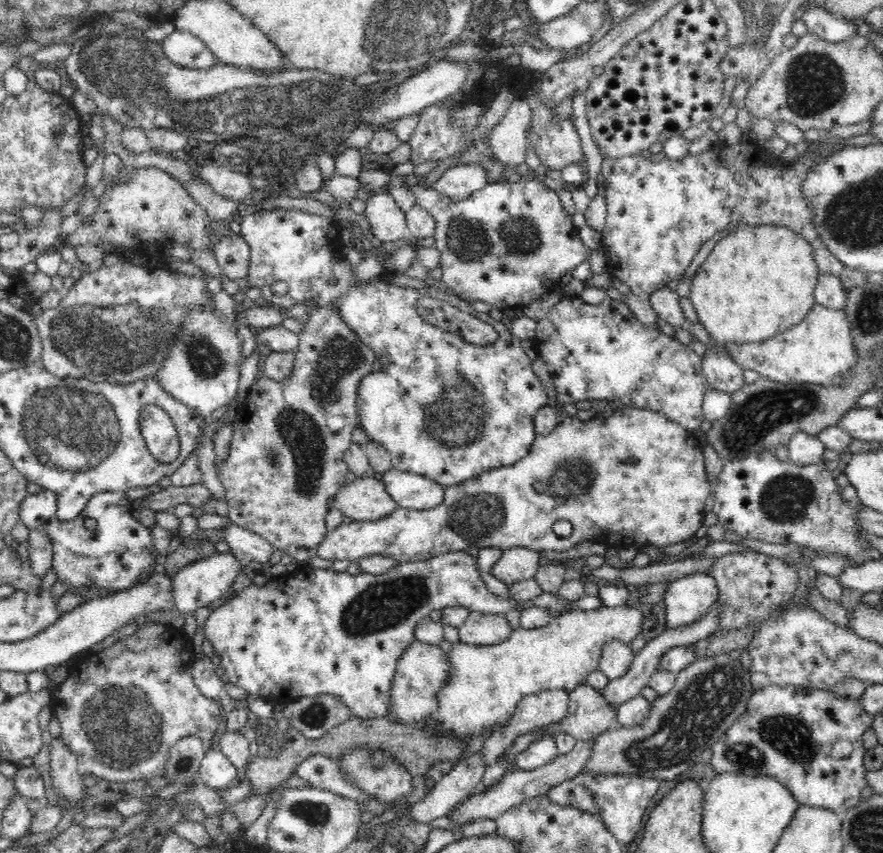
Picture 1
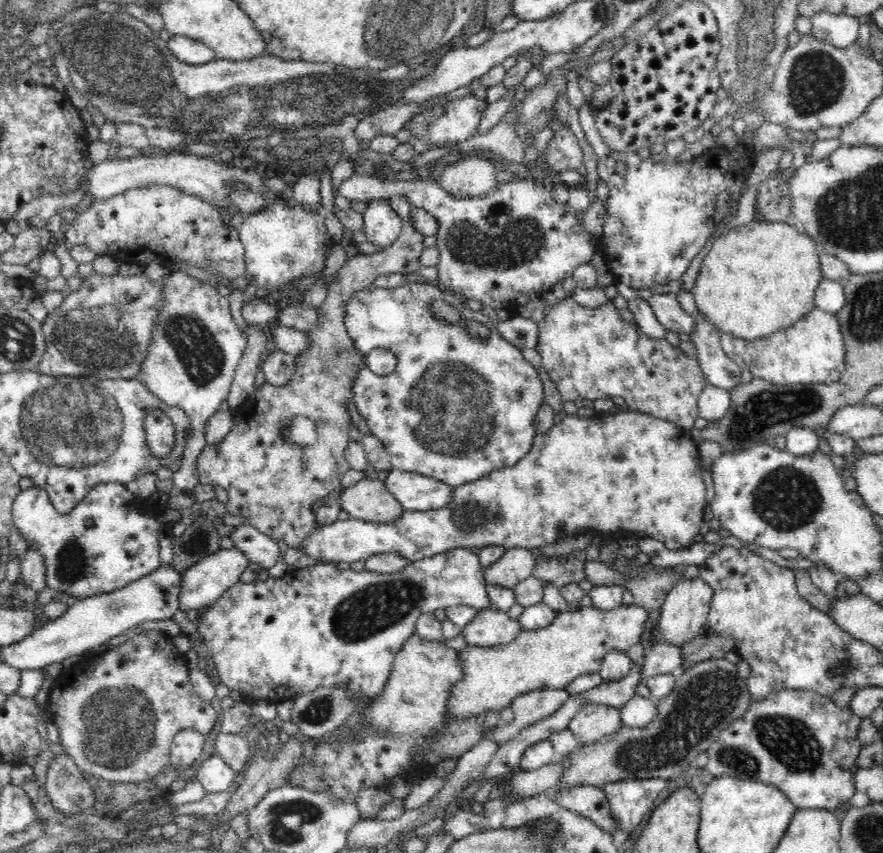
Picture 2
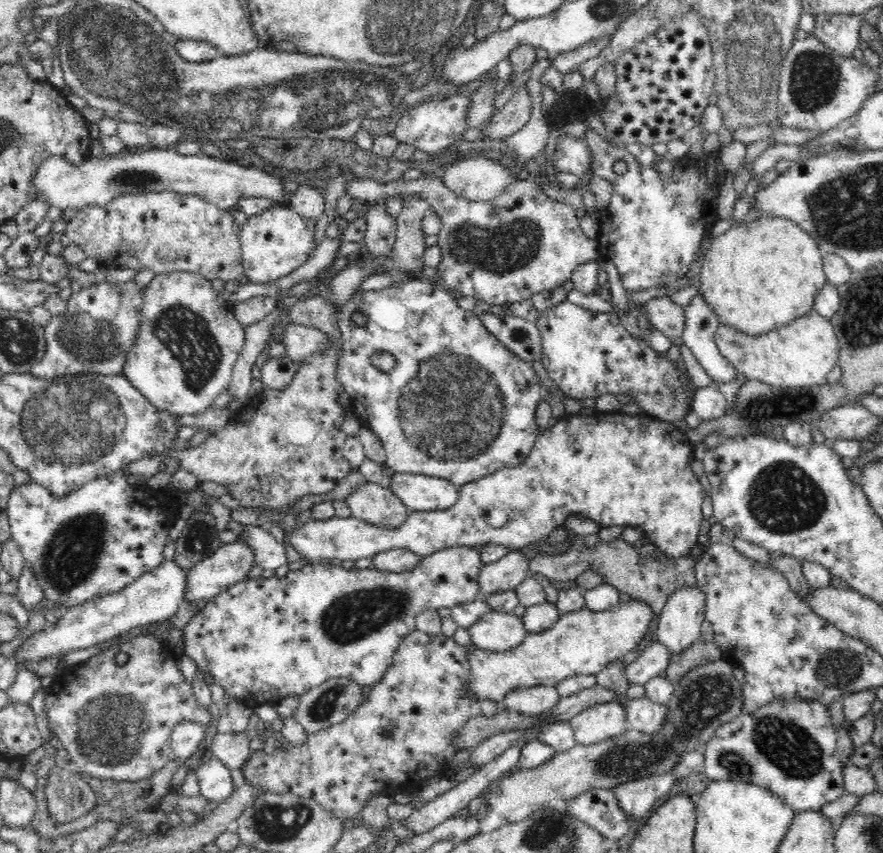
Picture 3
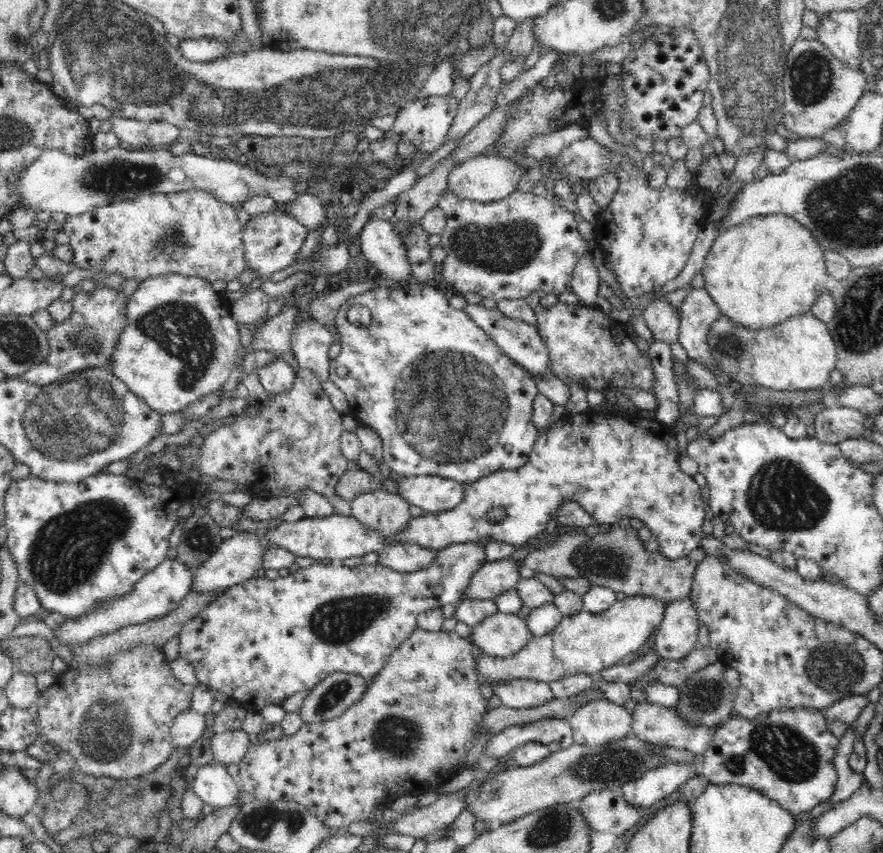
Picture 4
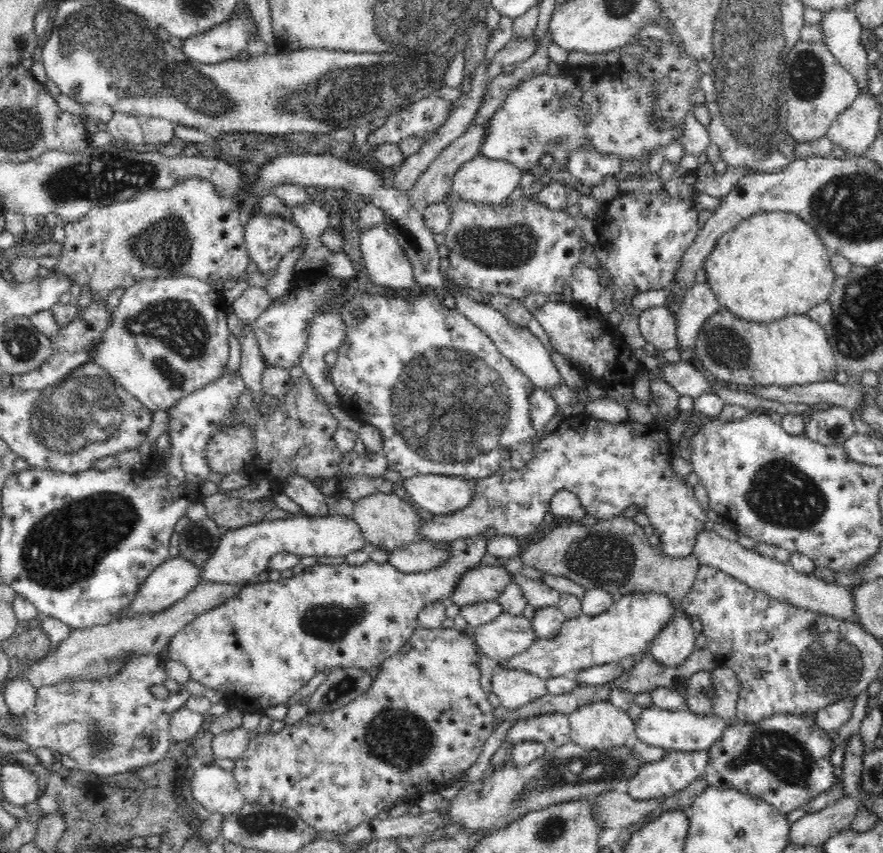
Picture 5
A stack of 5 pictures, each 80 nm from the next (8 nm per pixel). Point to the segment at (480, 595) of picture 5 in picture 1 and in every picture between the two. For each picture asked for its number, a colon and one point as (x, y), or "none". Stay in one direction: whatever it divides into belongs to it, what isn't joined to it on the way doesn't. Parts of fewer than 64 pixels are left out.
1: (517, 563)
2: (516, 564)
3: (507, 573)
4: (492, 579)

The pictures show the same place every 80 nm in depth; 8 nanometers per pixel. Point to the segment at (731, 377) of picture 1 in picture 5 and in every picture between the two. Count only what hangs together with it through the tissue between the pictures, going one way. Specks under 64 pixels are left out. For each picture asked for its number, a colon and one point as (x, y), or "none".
2: (719, 369)
3: (701, 321)
4: (698, 312)
5: (699, 303)

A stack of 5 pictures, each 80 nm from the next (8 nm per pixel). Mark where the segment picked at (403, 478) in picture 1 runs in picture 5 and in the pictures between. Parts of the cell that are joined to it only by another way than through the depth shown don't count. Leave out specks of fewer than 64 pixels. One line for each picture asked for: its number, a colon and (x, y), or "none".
2: (418, 492)
3: (418, 492)
4: (432, 493)
5: (440, 494)

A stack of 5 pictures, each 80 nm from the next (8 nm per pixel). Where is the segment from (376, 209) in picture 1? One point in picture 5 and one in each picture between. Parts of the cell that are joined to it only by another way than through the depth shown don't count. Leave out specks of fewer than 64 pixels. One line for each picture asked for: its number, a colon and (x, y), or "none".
2: (382, 224)
3: (381, 229)
4: (381, 244)
5: (387, 265)

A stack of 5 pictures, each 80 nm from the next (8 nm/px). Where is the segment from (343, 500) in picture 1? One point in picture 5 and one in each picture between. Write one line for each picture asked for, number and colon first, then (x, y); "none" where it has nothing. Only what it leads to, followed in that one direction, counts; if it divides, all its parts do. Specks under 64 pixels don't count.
2: (369, 500)
3: (379, 506)
4: (383, 512)
5: (388, 522)

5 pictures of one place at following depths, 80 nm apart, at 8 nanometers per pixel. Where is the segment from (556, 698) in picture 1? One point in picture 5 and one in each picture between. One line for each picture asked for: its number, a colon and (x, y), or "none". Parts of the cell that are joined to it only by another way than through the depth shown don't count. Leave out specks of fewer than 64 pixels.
2: (528, 708)
3: (532, 700)
4: (516, 693)
5: (515, 688)

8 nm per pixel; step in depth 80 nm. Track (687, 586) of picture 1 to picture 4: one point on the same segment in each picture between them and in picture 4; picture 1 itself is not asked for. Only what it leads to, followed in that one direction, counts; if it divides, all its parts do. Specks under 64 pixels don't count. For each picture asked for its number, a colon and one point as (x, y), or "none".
2: (683, 617)
3: (679, 622)
4: (677, 635)

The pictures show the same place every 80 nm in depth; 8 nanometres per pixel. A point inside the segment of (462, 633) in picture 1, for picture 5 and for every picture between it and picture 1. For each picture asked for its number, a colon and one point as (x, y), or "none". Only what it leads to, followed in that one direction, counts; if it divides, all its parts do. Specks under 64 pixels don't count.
2: (491, 627)
3: (496, 631)
4: (501, 635)
5: (507, 635)

